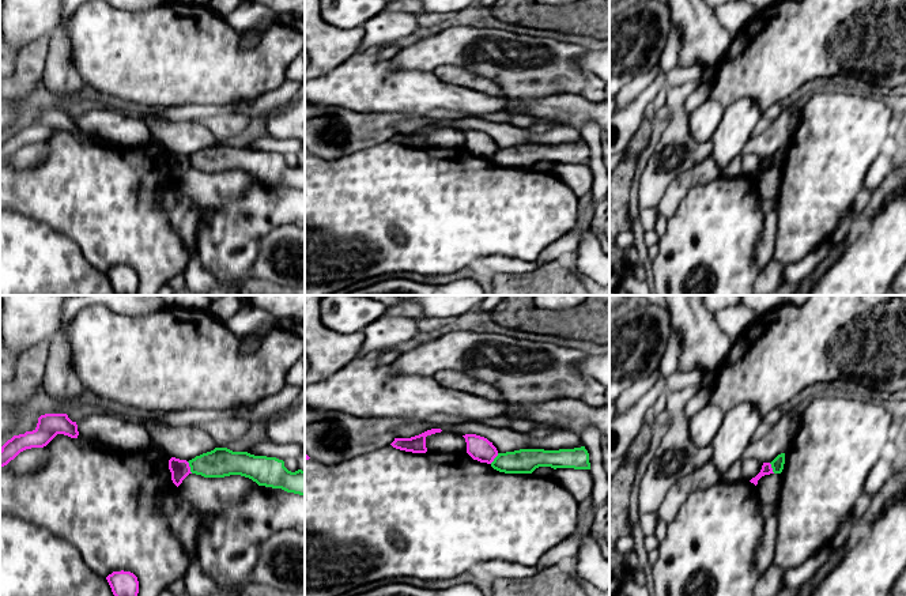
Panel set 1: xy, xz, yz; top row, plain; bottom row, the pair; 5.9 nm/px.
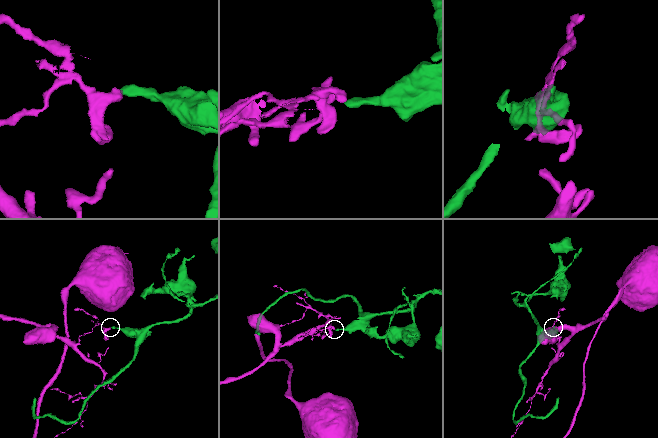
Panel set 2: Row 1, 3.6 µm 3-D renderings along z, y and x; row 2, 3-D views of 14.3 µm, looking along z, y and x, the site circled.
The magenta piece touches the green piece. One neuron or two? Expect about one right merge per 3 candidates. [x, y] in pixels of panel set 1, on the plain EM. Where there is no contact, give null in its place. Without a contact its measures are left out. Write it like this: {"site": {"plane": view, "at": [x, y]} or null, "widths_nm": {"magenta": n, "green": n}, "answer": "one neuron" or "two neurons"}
{"site": {"plane": "xy", "at": [189, 162]}, "widths_nm": {"magenta": 110, "green": 170}, "answer": "two neurons"}

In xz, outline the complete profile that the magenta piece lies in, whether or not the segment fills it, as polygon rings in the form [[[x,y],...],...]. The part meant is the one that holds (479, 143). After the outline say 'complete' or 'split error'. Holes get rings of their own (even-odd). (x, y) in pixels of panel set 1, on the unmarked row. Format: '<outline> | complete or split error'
[[[476,129],[463,131],[467,137],[467,148],[480,158],[491,159],[498,151],[497,143],[487,133]]] | complete

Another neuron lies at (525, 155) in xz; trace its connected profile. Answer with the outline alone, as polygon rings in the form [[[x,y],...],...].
[[[585,142],[574,144],[544,146],[520,144],[498,148],[491,162],[505,169],[532,169],[539,162],[590,165]]]

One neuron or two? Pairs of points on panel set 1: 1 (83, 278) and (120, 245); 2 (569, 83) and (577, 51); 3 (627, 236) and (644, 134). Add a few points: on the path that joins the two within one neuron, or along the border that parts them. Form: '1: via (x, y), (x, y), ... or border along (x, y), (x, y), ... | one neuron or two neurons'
1: border along (75, 242), (83, 257), (105, 272) | two neurons
2: via (569, 75), (569, 59) | one neuron
3: border along (629, 227), (623, 230) | two neurons

